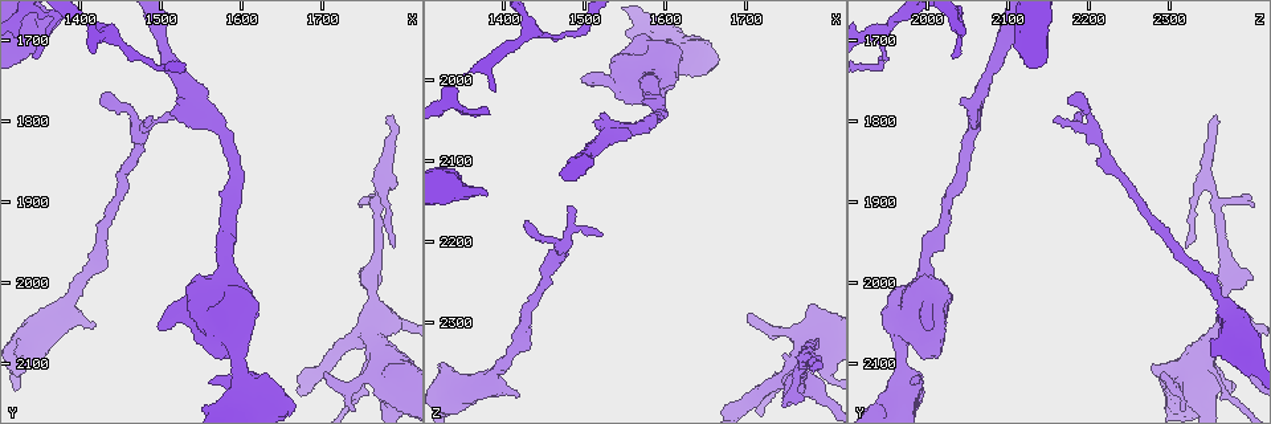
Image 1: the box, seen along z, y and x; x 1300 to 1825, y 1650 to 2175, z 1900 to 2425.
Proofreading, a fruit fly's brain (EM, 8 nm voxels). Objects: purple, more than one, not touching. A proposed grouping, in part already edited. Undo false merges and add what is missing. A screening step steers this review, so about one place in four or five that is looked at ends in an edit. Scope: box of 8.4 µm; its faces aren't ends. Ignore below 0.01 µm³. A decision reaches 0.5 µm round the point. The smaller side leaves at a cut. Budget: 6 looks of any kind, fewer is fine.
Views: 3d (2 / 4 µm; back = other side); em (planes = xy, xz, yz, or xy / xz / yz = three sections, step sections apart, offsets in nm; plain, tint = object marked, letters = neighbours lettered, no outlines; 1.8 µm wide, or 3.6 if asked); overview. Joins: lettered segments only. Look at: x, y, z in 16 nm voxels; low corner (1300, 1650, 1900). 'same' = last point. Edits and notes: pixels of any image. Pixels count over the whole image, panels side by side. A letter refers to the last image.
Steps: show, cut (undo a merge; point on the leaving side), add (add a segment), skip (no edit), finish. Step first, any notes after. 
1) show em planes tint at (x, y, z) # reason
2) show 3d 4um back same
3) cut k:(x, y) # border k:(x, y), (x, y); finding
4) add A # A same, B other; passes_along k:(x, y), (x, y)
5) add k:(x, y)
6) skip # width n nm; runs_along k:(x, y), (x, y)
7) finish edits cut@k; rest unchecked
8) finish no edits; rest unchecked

show em 3.6um xy step 8 letters at (1700, 2115, 2290) # free end

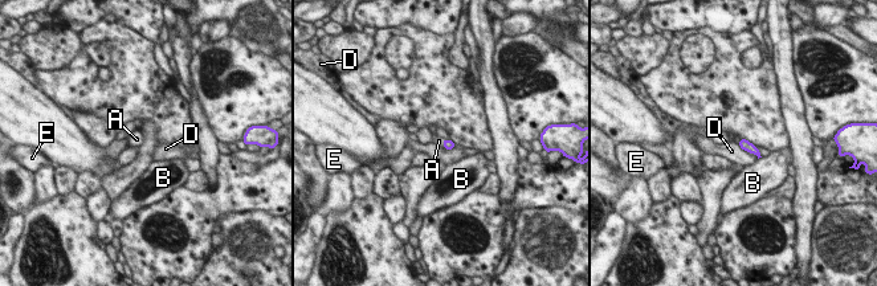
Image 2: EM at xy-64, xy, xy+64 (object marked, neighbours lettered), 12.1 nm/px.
add A # A same, B other, D other, E other; passes_along 2:(448, 144), (444, 143), (439, 141); it goes on there

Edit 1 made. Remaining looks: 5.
show em yz step 8 tint at (1480, 1805, 2155) # an open end

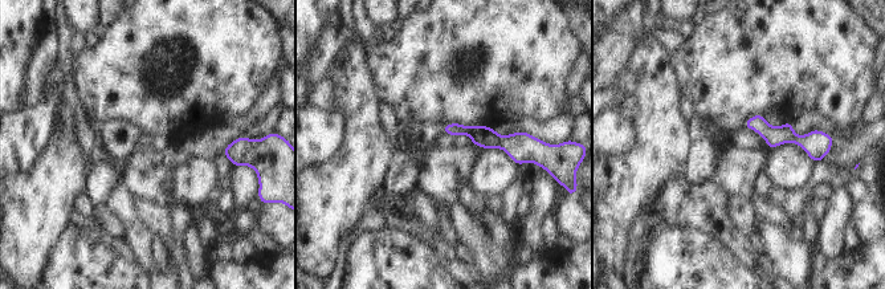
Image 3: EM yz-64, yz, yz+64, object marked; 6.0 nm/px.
show em planes letters same # another direction

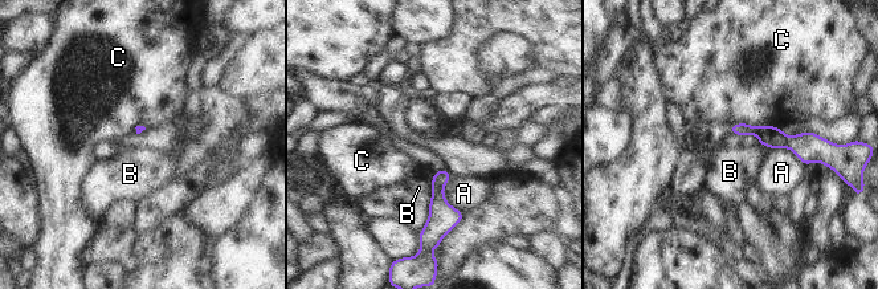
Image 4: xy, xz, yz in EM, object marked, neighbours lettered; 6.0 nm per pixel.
skip # A other, B other, C other; no lettered segment goes on from it

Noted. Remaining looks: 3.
finish edits add@2; rest unchecked

